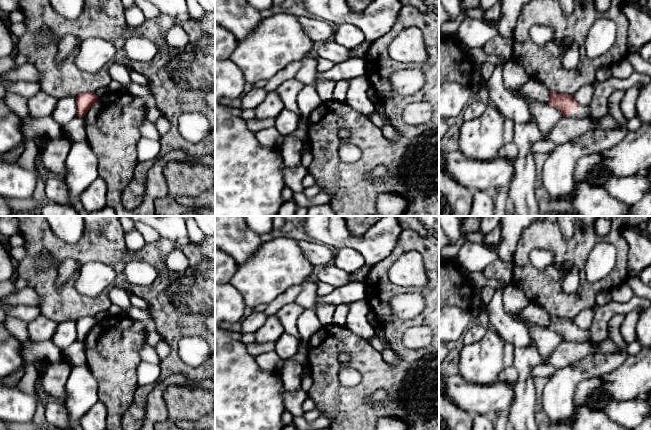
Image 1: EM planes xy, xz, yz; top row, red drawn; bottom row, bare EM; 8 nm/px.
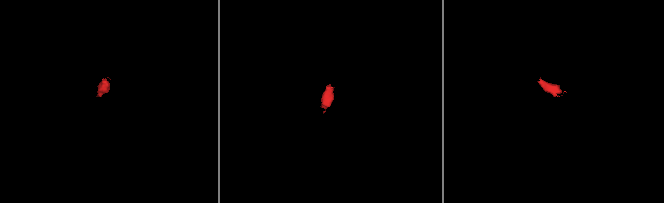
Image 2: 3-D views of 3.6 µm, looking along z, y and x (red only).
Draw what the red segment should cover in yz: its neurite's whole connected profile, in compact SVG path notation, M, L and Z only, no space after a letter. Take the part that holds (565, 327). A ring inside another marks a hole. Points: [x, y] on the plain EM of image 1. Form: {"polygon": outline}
{"polygon": "M550 315L550 324L547 328L560 334L564 341L583 343L591 340L590 330L579 329L570 318Z"}

